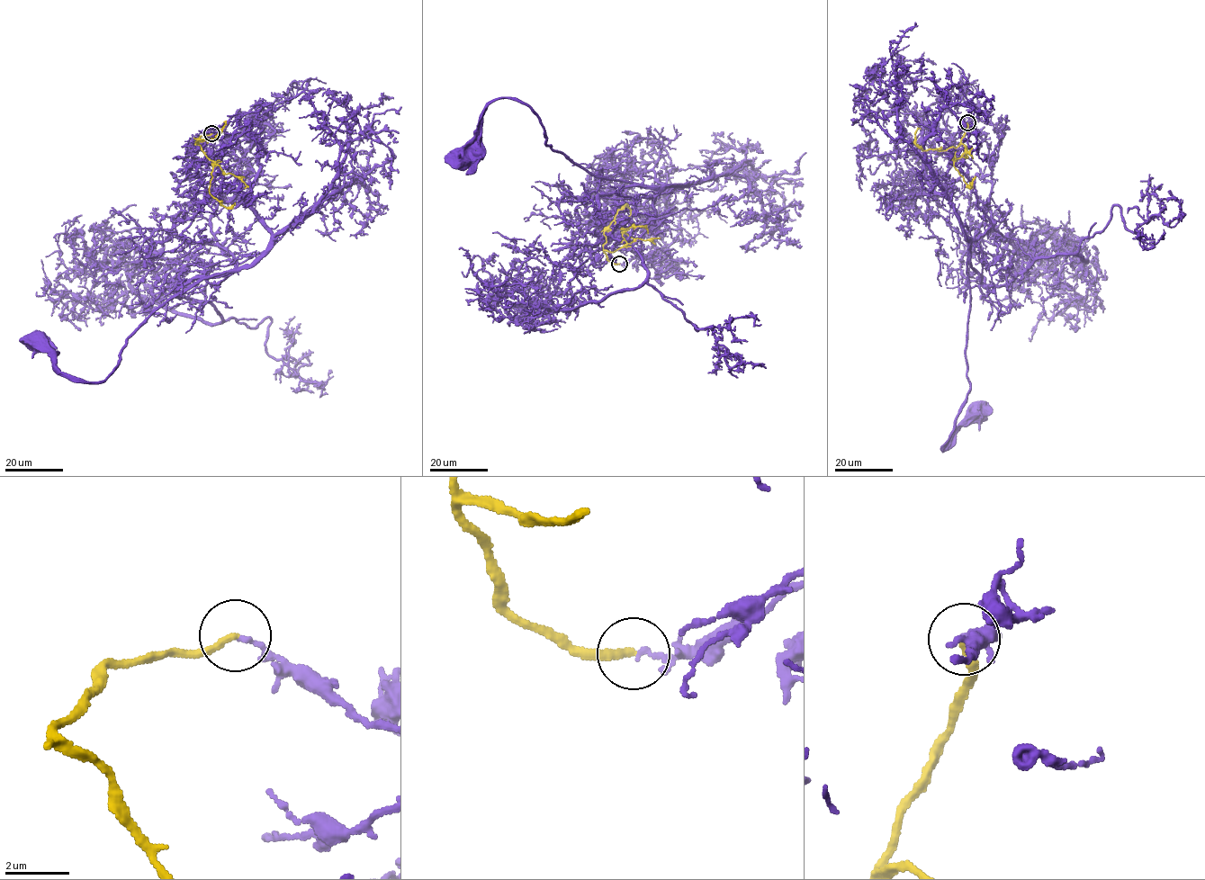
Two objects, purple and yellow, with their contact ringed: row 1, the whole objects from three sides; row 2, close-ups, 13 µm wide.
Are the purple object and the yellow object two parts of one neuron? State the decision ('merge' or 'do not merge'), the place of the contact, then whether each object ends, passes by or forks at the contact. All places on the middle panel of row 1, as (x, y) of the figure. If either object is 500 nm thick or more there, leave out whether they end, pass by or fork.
do not merge; place (619, 264); purple ends; yellow ends

